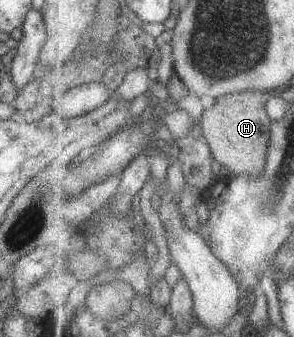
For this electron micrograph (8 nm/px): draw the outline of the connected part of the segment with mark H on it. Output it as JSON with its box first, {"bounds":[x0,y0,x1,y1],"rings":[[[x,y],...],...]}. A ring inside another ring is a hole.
{"bounds":[199,90,274,177],"rings":[[[249,90],[223,96],[212,107],[203,111],[199,133],[210,143],[217,161],[231,171],[231,177],[264,174],[274,125],[274,119],[268,111],[268,101],[273,97],[274,93],[271,92]]]}

